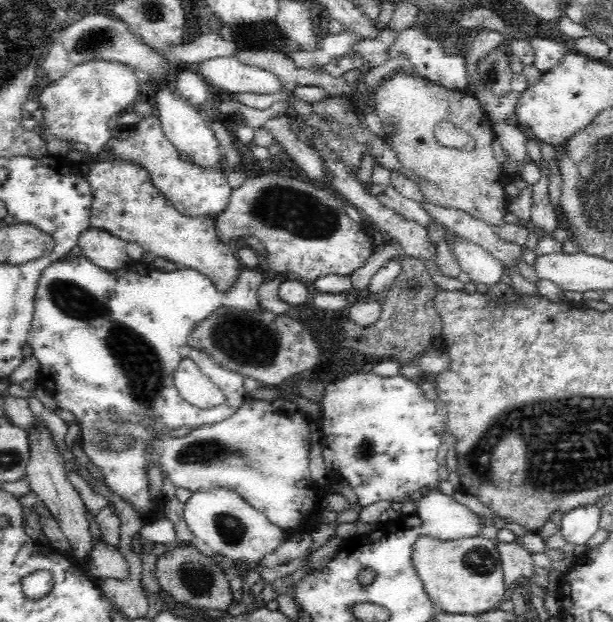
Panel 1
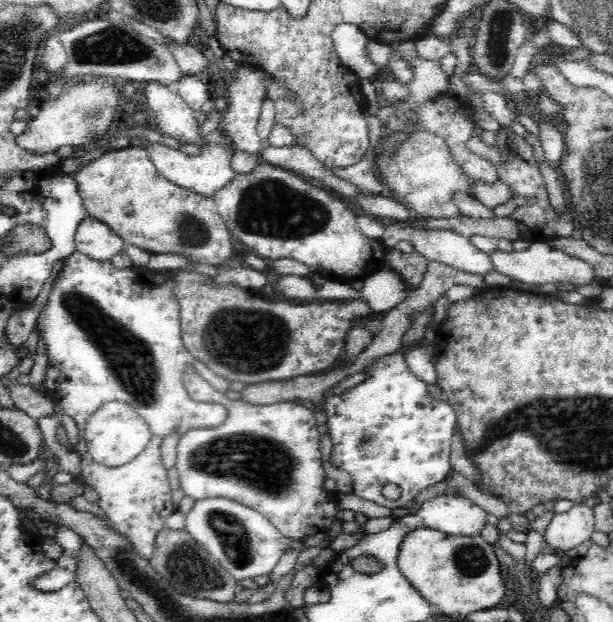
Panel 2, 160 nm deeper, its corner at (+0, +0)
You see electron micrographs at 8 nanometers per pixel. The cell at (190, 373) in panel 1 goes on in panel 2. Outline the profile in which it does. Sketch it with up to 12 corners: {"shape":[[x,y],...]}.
{"shape":[[229,400],[178,442],[181,487],[261,512],[292,541],[343,520],[314,412]]}

